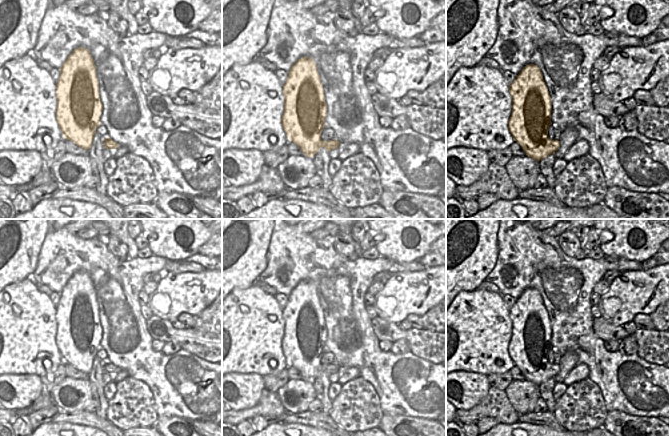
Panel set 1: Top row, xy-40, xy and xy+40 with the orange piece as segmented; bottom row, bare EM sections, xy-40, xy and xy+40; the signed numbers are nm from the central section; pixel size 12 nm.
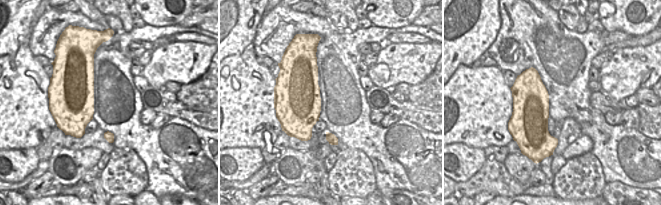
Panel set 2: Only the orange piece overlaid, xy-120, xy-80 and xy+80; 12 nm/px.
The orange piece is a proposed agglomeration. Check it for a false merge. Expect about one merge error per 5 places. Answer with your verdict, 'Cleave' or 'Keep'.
Keep

